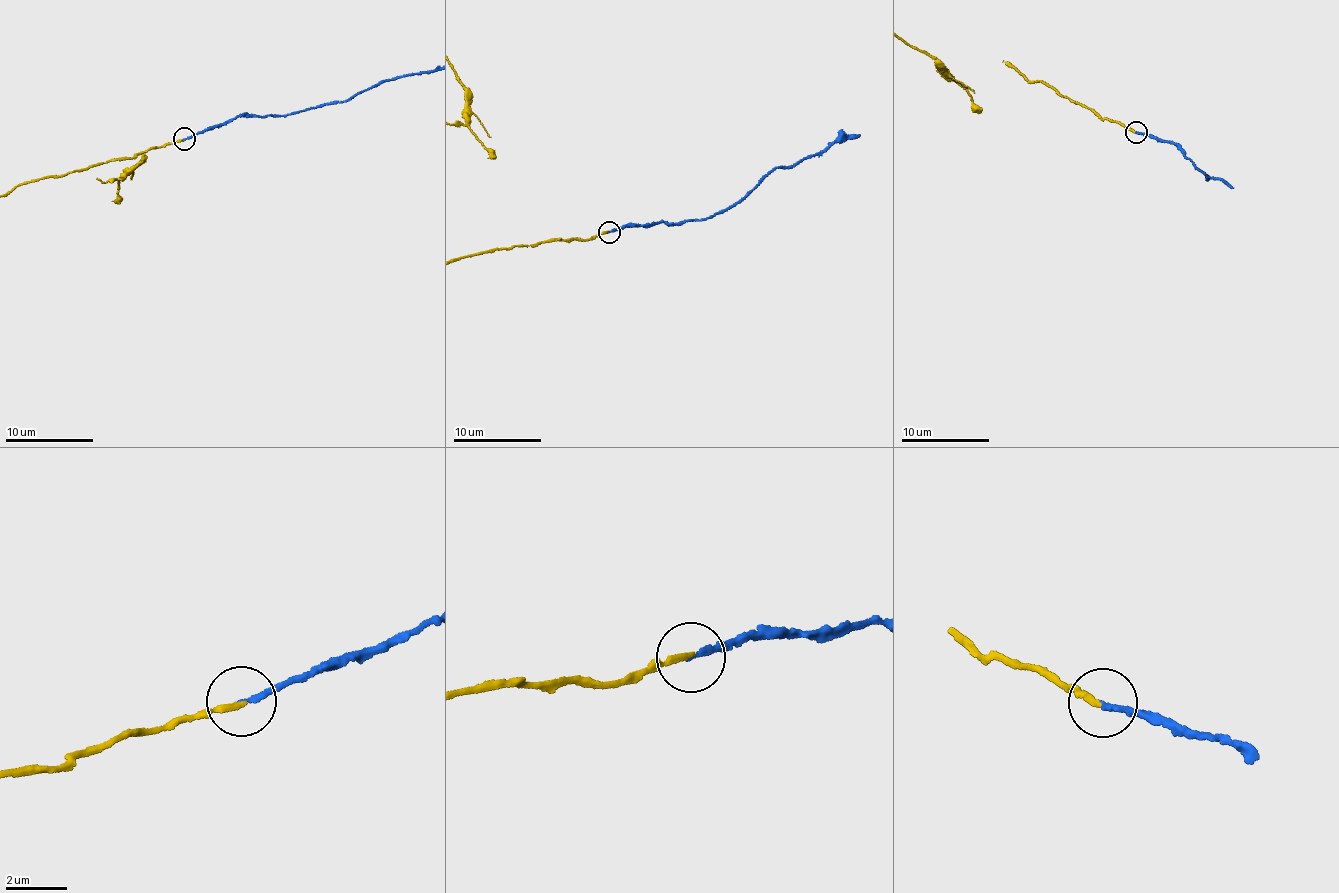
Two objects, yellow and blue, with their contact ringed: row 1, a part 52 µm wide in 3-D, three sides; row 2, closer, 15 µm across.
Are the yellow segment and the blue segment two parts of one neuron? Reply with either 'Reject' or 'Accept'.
Accept

